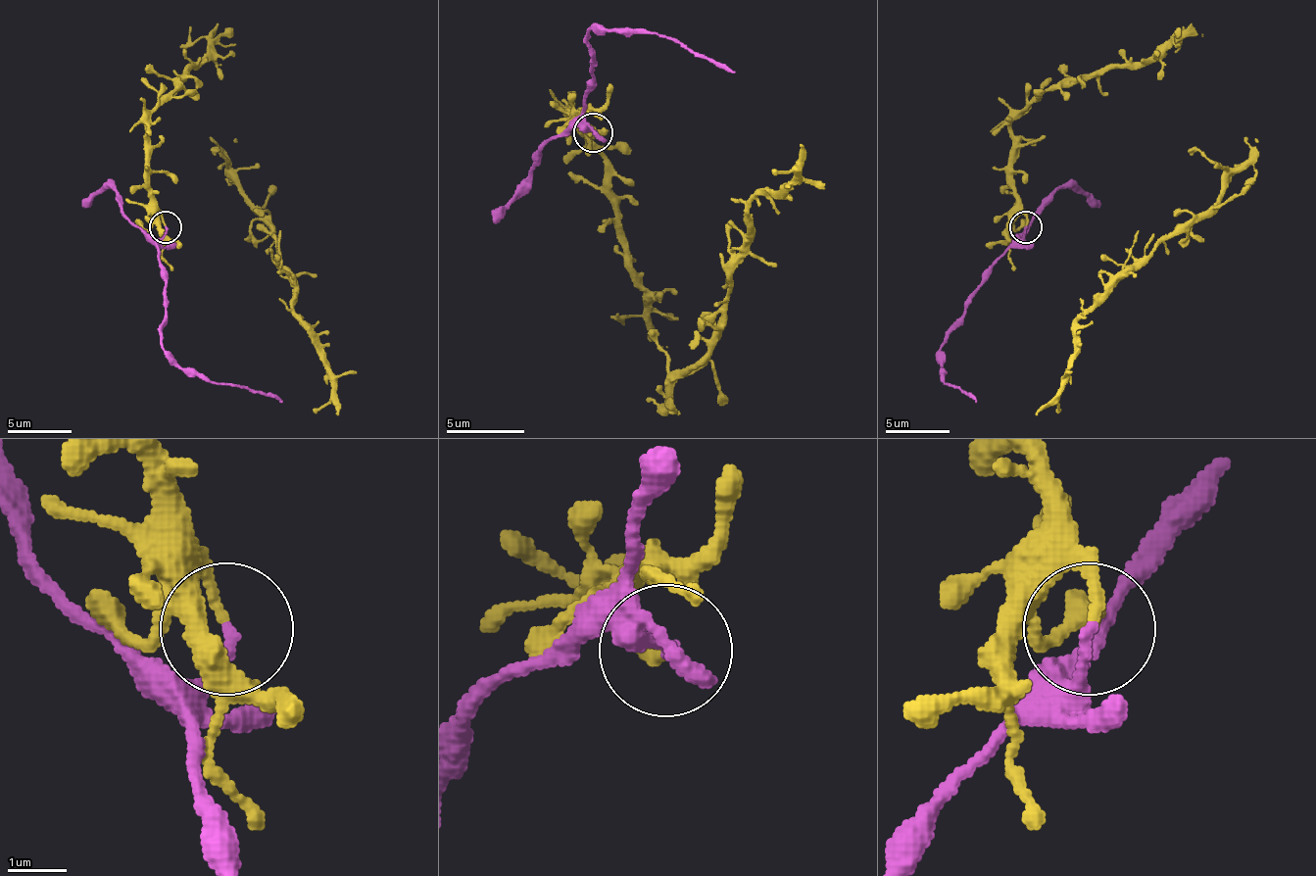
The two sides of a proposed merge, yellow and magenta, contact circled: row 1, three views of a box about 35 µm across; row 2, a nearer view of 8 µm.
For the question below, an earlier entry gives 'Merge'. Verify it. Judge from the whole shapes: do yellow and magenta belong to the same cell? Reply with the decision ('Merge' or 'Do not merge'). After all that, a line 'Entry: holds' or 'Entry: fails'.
Do not merge
Entry: fails

